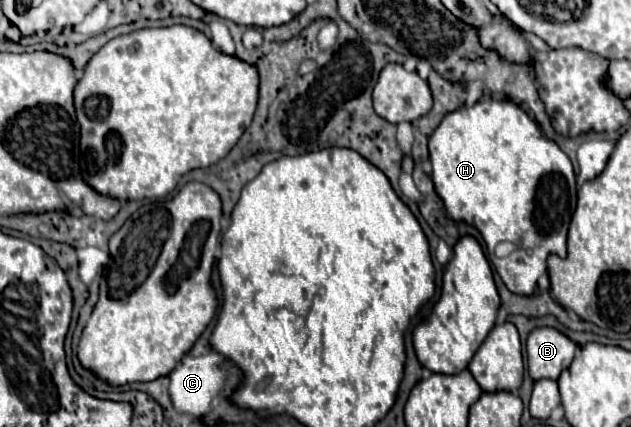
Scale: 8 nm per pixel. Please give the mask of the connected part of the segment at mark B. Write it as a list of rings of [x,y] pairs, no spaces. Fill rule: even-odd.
[[[551,327],[535,329],[527,339],[527,363],[533,381],[553,379],[557,381],[561,371],[569,367],[577,345]]]

